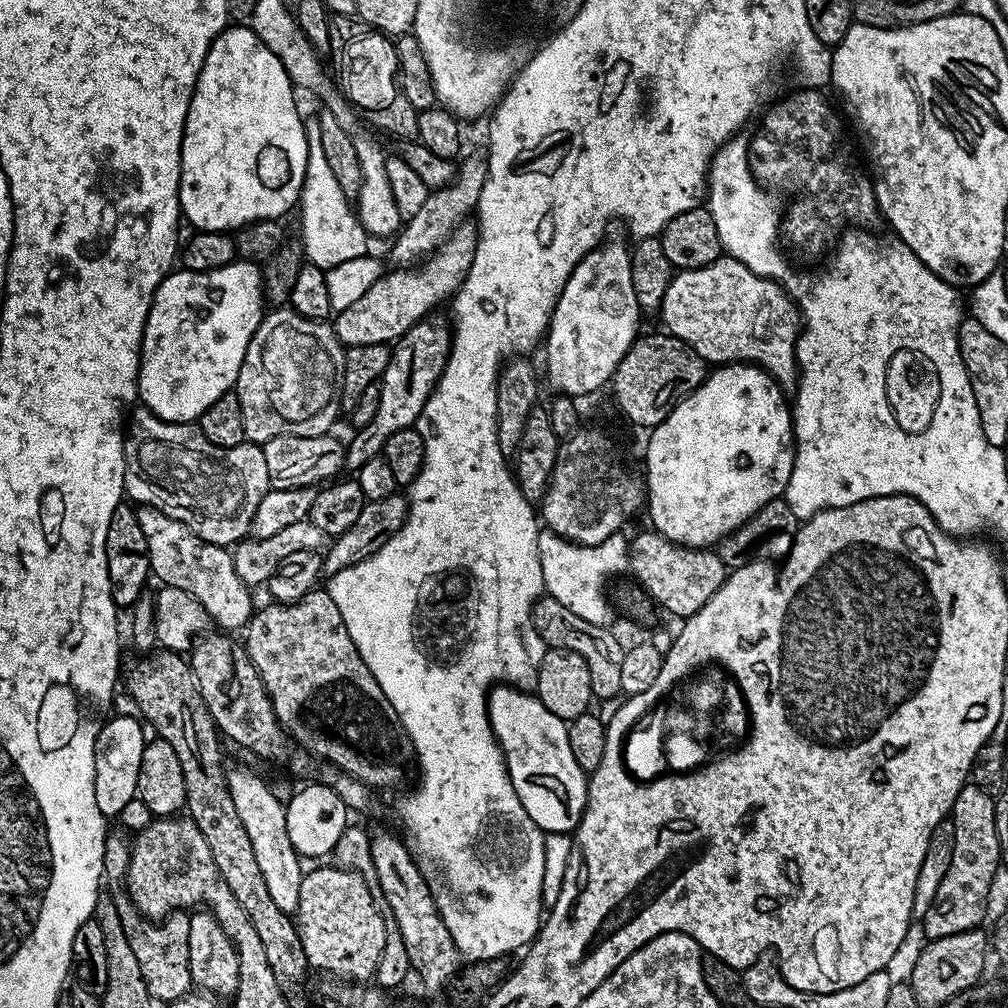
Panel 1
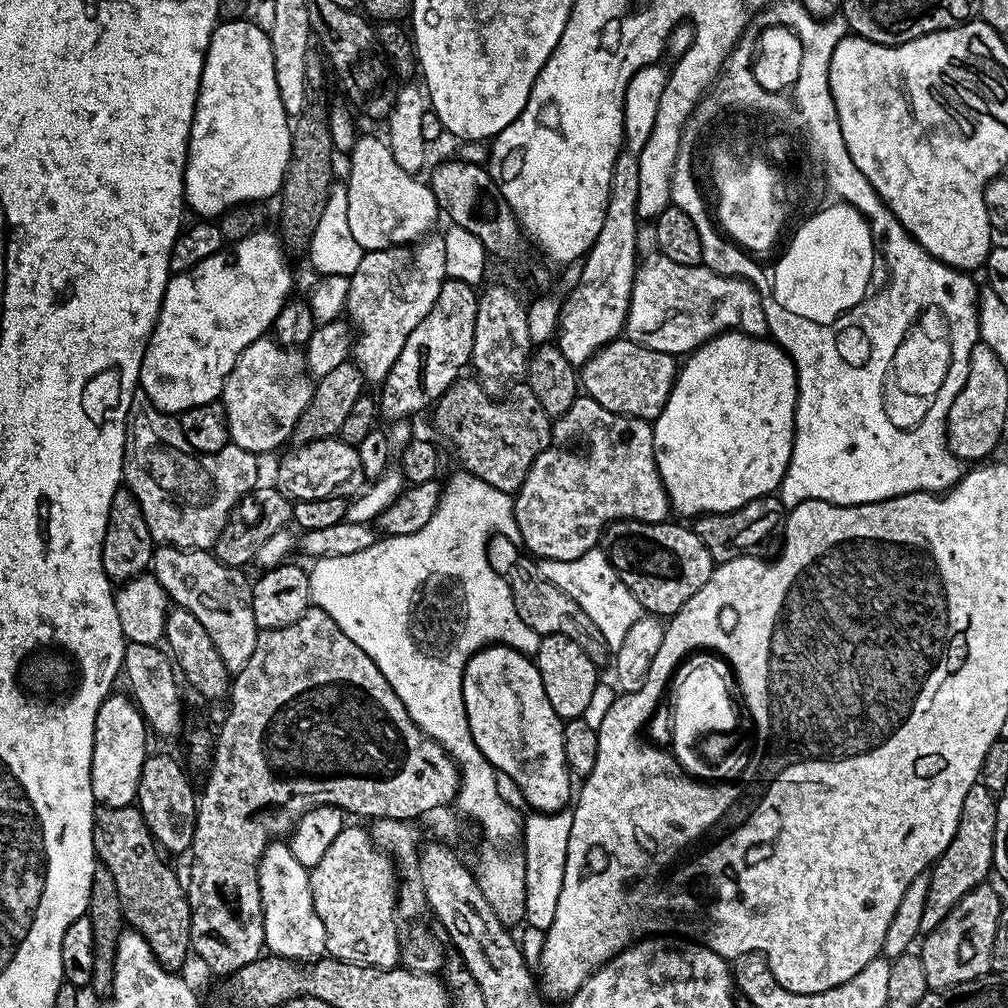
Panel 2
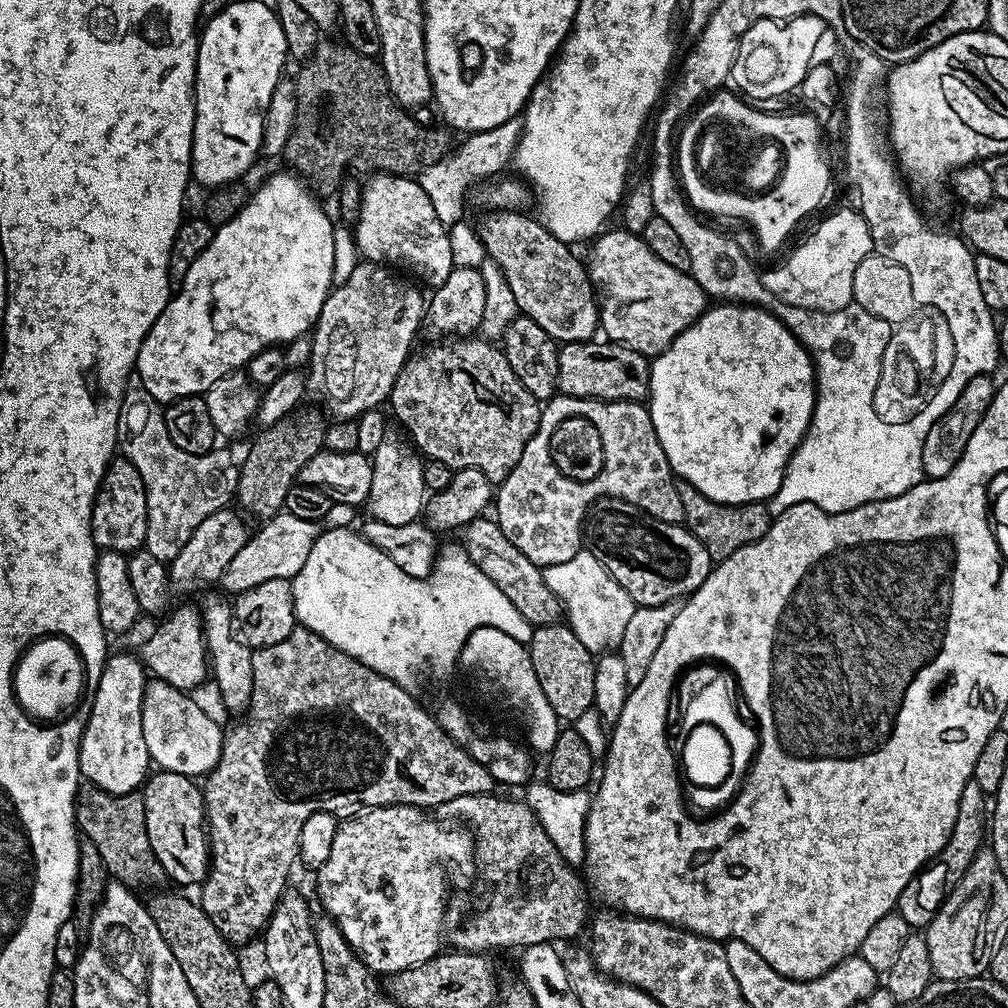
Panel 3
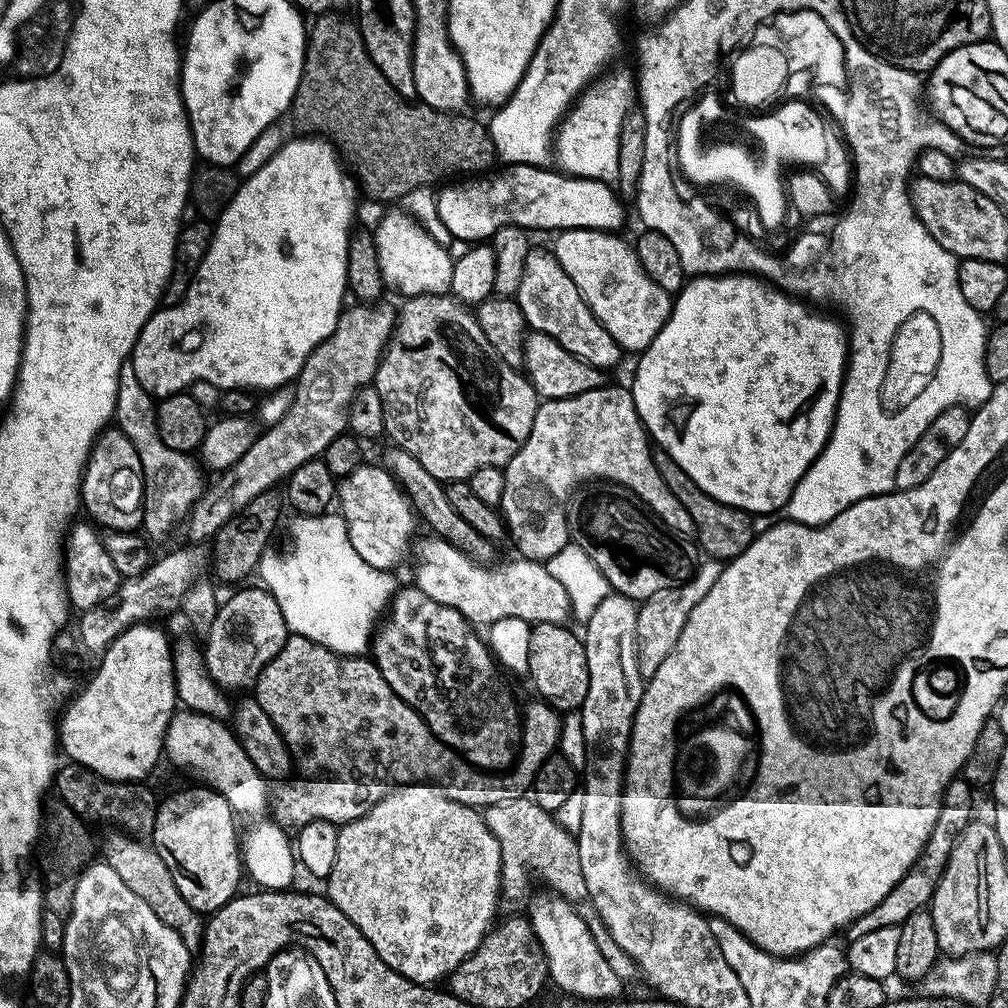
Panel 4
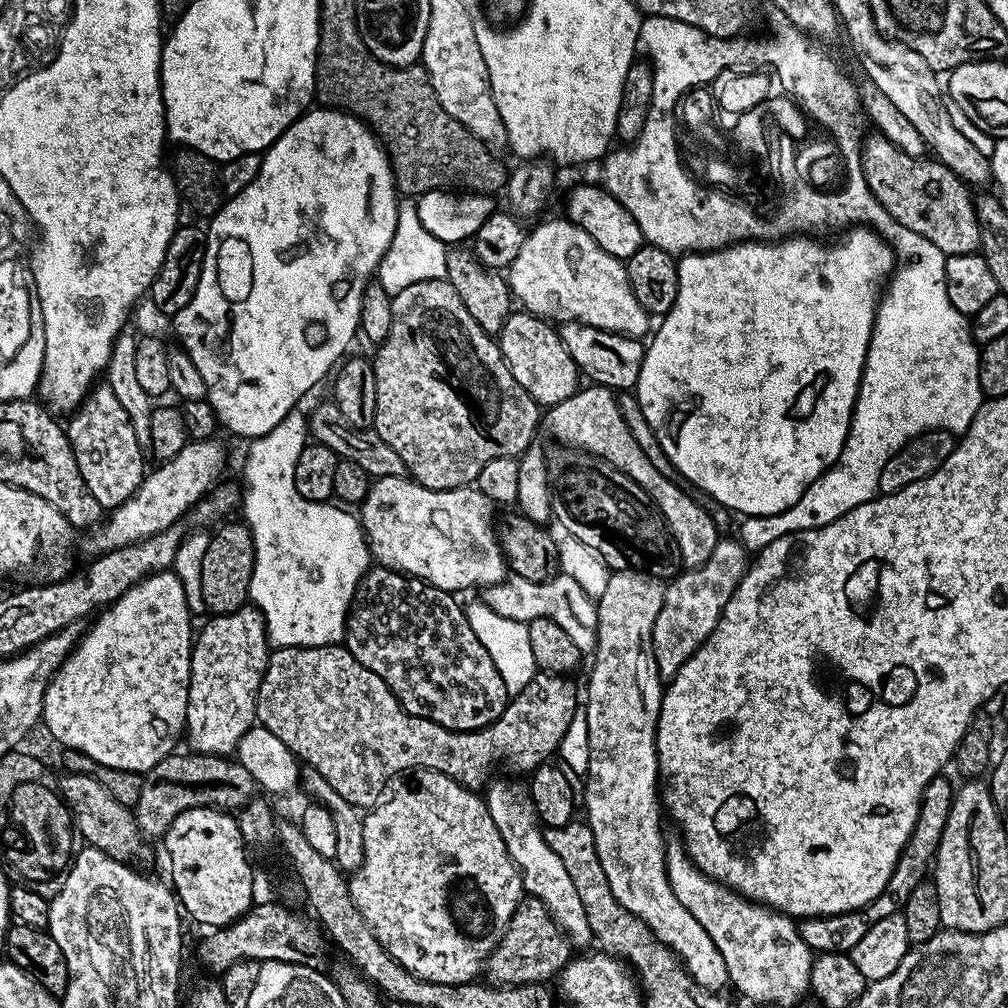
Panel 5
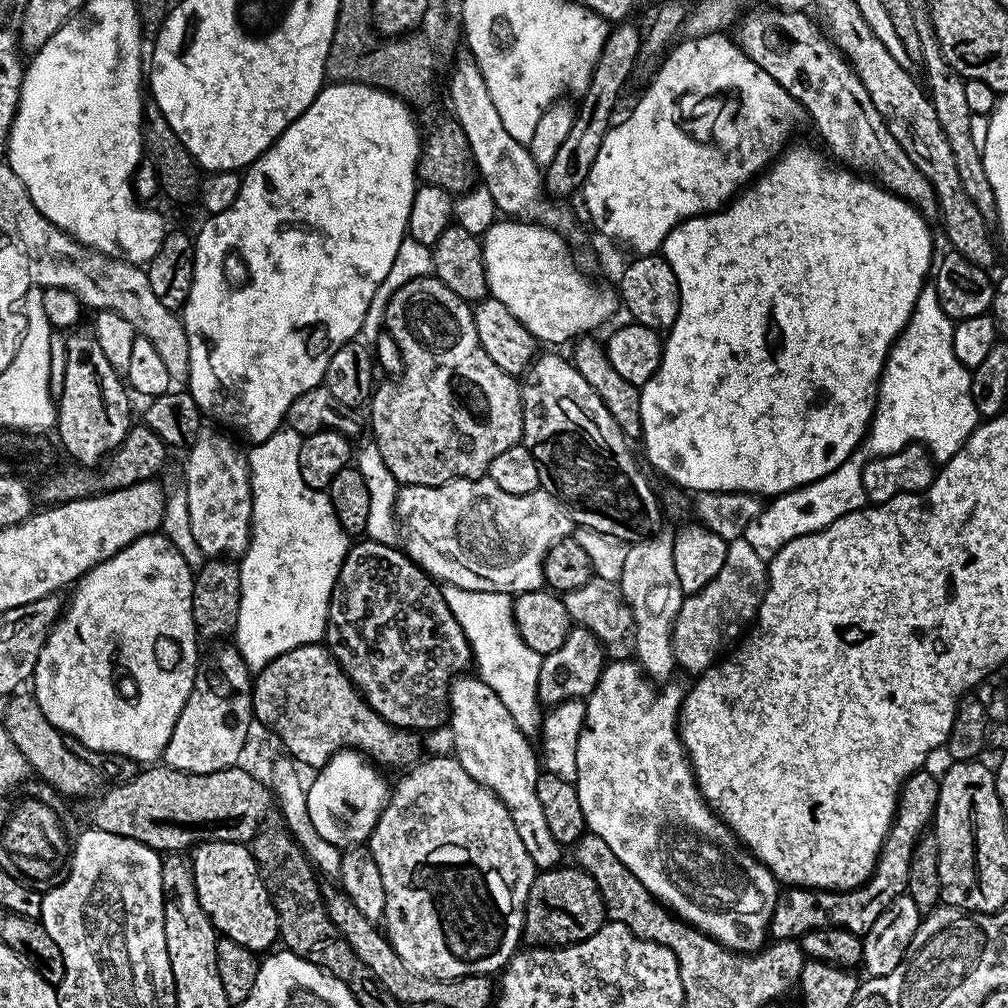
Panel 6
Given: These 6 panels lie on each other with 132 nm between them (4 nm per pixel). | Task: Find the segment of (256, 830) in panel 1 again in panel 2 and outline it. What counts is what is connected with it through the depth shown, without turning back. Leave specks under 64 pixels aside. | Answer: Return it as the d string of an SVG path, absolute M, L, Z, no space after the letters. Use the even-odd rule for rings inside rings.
M269 843L256 870L264 911L264 943L273 956L297 962L315 962L326 952L326 926L314 910L309 869L294 858L287 843Z

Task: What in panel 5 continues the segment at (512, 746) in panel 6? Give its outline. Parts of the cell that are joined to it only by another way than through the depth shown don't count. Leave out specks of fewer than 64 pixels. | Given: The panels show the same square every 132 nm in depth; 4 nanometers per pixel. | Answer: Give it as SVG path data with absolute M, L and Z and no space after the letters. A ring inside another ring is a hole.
M495 780L487 785L483 793L484 803L490 810L490 818L494 818L494 826L498 826L498 834L502 834L502 842L506 842L510 858L520 870L523 891L541 900L556 925L564 929L573 949L587 949L587 944L593 943L594 935L587 924L586 906L562 859L547 845L529 789L525 785L523 788L516 780Z

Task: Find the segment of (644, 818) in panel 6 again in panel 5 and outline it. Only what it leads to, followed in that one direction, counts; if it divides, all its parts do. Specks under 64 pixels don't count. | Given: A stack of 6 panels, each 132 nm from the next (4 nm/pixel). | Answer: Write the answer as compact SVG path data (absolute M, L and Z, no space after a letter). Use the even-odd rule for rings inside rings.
M683 843L667 845L666 863L668 881L674 894L678 894L678 902L682 902L682 906L686 906L686 910L690 910L694 918L698 918L702 930L706 930L706 934L714 938L714 946L718 946L718 954L722 954L726 962L728 979L733 989L736 987L746 999L753 1000L756 1004L796 1004L804 995L809 995L812 986L814 953L800 937L799 927L794 923L793 917L758 904L732 888L712 880L689 858L688 849Z

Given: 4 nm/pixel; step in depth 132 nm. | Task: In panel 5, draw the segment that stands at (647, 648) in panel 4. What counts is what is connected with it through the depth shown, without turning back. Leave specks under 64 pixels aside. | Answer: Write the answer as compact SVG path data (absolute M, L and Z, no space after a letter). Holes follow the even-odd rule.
M722 538L702 566L681 571L667 581L662 610L658 610L658 618L654 618L652 631L652 649L661 681L674 679L676 671L710 638L749 563L750 553L739 539Z

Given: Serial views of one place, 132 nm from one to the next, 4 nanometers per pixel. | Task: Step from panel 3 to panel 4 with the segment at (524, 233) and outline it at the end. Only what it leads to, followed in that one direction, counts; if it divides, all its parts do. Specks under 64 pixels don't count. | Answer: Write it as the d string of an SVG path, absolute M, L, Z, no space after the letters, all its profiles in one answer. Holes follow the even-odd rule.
M536 246L529 247L522 270L522 282L518 282L514 299L522 310L525 325L531 331L554 338L554 342L558 342L566 350L570 350L570 354L586 361L590 366L609 370L622 357L620 343L600 325L598 318L582 298L578 286L570 282L570 274L562 270L551 251L543 252Z

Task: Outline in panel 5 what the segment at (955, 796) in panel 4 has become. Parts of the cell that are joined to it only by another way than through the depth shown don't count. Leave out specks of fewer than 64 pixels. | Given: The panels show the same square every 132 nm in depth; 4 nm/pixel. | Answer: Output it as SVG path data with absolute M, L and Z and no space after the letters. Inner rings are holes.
M941 774L934 777L922 790L918 818L914 822L914 830L890 874L890 882L864 908L856 912L843 912L837 916L809 916L799 921L800 937L806 946L812 948L813 953L846 952L851 953L854 946L866 934L866 930L874 922L882 922L882 918L901 915L906 906L906 898L910 898L910 890L918 886L929 875L936 859L936 851L942 842L942 830L946 830L946 818L950 818L950 806L954 795L954 784L947 780L947 775Z

